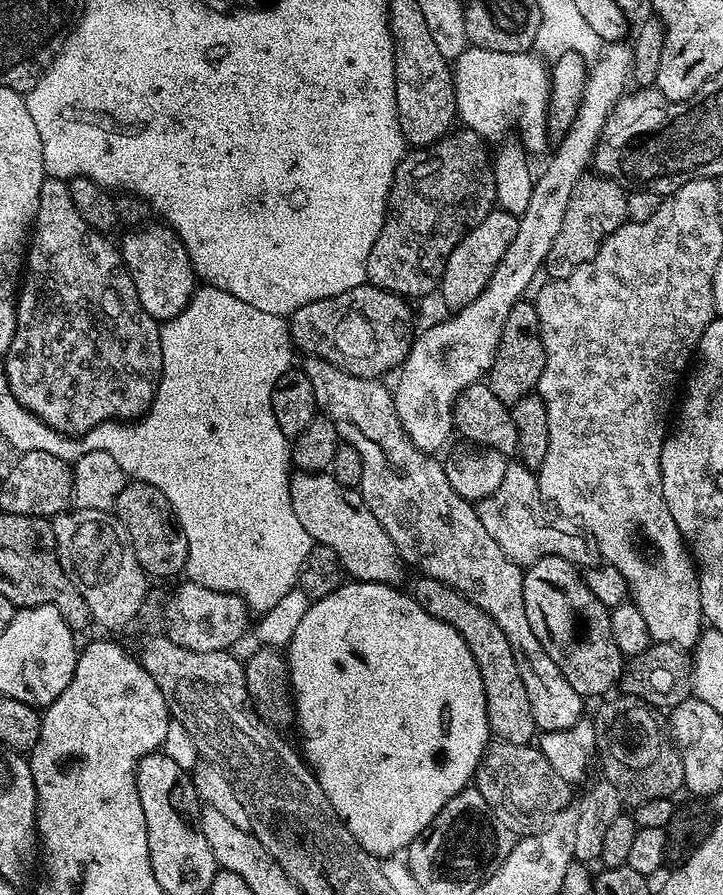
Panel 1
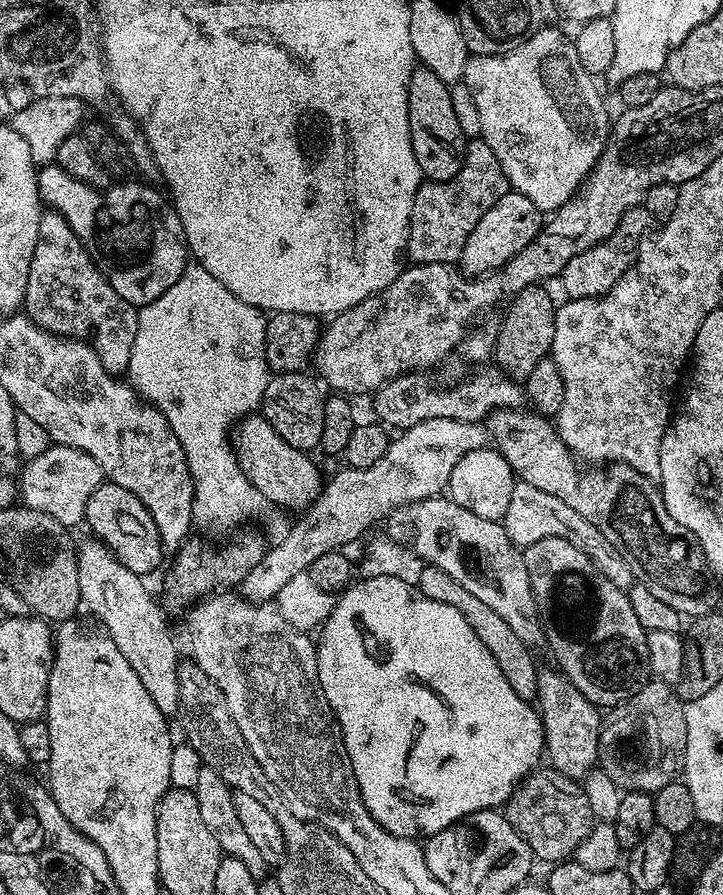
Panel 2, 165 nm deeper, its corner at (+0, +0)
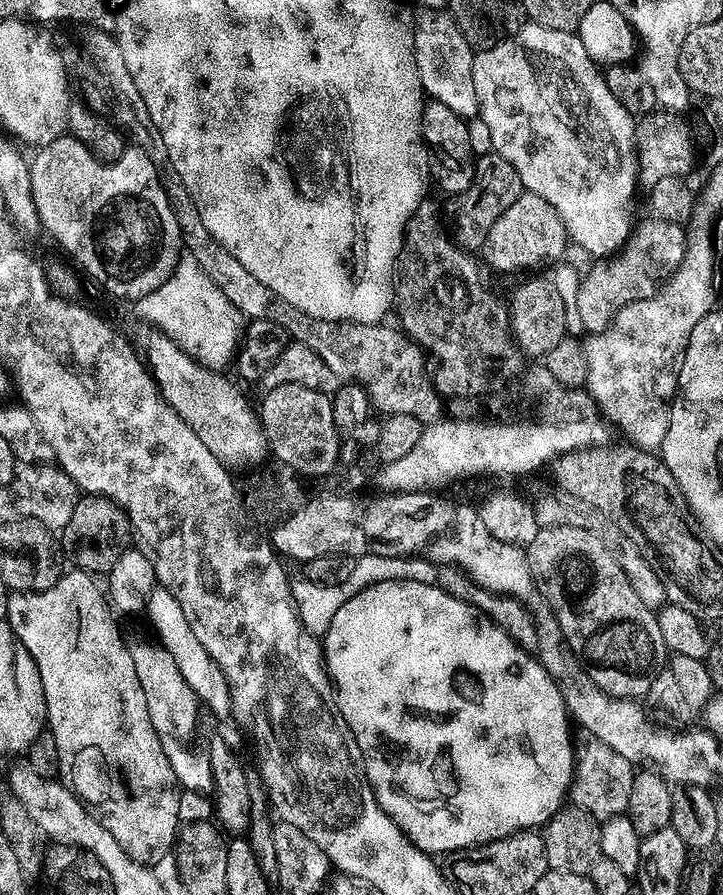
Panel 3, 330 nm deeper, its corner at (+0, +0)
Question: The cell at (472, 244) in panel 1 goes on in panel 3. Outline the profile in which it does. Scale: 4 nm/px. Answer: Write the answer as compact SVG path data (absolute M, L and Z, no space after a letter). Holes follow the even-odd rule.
M527 190L494 222L490 230L490 238L486 238L482 249L483 259L489 269L497 268L500 272L524 272L540 270L543 264L555 265L565 259L564 251L570 248L568 231L558 218L558 210L546 202L546 198L538 198L538 194Z

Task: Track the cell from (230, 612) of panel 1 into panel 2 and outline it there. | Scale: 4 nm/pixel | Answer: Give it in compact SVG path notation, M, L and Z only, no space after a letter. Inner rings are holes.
M426 418L426 422L418 422L418 426L410 426L403 429L399 433L400 436L391 441L386 450L386 454L382 454L382 458L378 458L378 462L374 462L374 466L366 466L365 468L349 468L347 466L341 467L341 472L336 472L332 476L332 481L325 483L320 490L320 497L313 502L309 508L303 509L300 521L281 538L280 544L274 545L274 543L267 549L265 556L260 562L248 574L238 585L239 595L243 596L245 600L249 602L272 602L275 601L278 590L282 590L282 586L286 586L286 582L290 582L290 578L294 578L294 574L302 574L307 572L309 566L315 562L318 558L322 558L322 554L330 554L337 550L347 549L347 544L352 544L360 535L363 534L367 528L372 528L376 523L383 521L387 517L388 513L393 512L395 508L400 508L404 504L413 504L419 500L429 500L431 496L439 496L447 489L450 482L450 476L454 471L454 466L458 465L459 459L466 454L470 454L471 451L478 450L485 447L486 444L486 428L483 423L479 424L467 424L466 422L454 422L454 418Z

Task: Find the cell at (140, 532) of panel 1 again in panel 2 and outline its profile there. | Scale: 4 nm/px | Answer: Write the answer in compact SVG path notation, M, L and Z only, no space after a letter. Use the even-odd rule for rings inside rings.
M100 484L98 490L90 494L90 502L86 502L84 524L92 527L91 535L106 545L126 570L134 570L134 574L151 577L151 572L164 560L166 549L160 540L158 526L154 526L154 518L150 518L150 510L122 486Z

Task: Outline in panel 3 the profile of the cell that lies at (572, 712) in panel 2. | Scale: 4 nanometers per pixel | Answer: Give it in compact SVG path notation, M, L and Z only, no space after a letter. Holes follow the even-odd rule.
M583 730L575 733L574 755L576 764L572 767L571 803L601 822L625 815L630 802L630 786L634 786L636 777L633 764L622 758L622 754L614 754L606 742Z

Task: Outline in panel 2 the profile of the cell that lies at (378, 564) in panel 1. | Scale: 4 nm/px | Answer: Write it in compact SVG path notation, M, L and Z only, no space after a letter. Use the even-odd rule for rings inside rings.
M249 414L237 423L234 429L234 447L236 461L240 463L242 474L250 478L254 490L258 490L258 494L262 494L269 505L277 504L280 508L303 510L309 508L320 497L322 479L320 480L320 472L316 469L315 462L311 460L313 457L309 453L290 446L286 438L282 438L282 434L278 434L278 430L274 430L274 426L266 422L263 414Z

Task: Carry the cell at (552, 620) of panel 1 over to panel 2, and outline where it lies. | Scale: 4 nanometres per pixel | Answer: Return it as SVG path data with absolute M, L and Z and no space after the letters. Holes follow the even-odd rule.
M542 538L542 542L534 542L534 546L523 549L524 561L526 562L526 574L530 574L530 590L534 594L534 602L540 611L540 621L544 627L544 638L546 641L547 651L552 651L552 656L557 660L559 671L563 672L564 677L568 679L591 704L597 706L611 706L621 704L623 700L629 700L642 686L647 684L650 679L648 670L648 632L638 622L638 614L634 614L634 606L628 598L625 589L614 586L610 578L606 578L594 566L594 562L578 546L573 546L571 542L566 542L566 538Z

